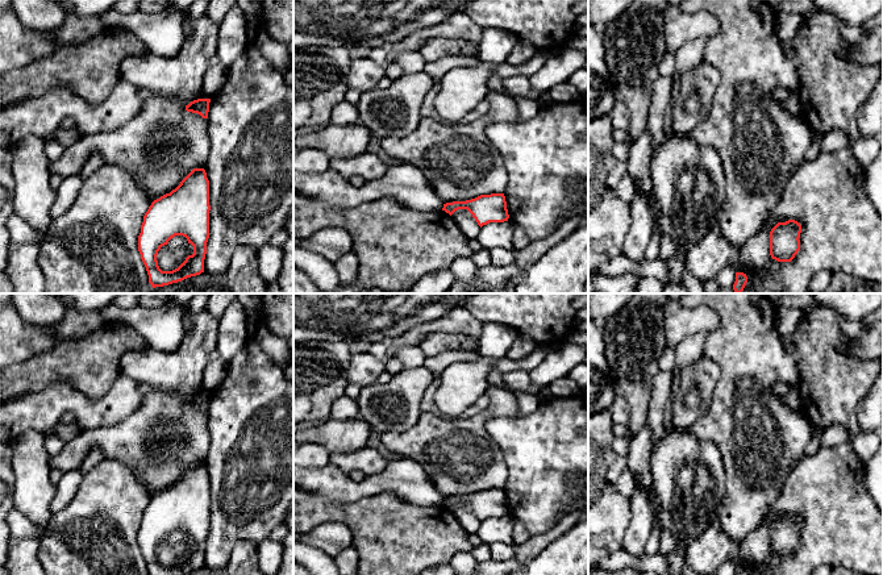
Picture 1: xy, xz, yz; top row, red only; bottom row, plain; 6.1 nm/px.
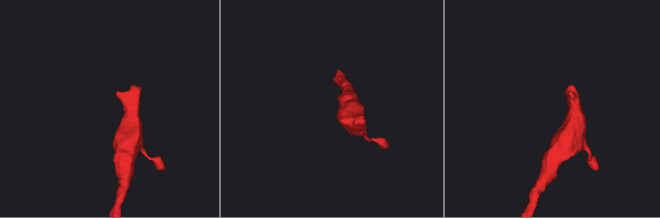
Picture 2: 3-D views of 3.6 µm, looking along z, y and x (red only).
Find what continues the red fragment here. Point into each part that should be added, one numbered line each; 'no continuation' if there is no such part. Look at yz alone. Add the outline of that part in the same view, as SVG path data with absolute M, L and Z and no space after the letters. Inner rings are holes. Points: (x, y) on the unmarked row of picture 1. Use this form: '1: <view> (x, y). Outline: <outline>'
no continuation

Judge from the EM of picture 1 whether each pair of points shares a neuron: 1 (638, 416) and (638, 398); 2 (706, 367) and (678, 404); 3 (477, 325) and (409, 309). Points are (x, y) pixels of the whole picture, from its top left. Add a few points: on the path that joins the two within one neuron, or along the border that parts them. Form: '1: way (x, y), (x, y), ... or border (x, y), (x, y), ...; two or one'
1: way (638, 412), (638, 401); one
2: way (696, 376), (681, 395); one
3: border (455, 307), (437, 319), (412, 328); two

